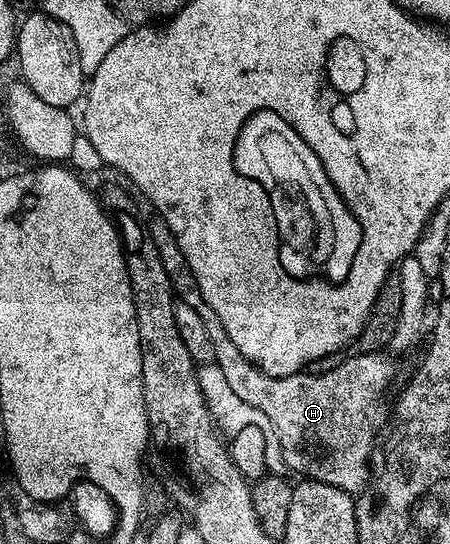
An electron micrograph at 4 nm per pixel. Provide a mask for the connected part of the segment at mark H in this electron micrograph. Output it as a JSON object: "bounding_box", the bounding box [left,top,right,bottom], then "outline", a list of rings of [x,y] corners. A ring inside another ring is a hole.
{"bounding_box":[148,218,393,494],"outline":[[[153,218],[148,221],[148,225],[151,238],[155,238],[159,258],[163,258],[167,278],[171,278],[174,297],[199,313],[199,319],[211,338],[212,363],[223,370],[231,390],[243,398],[247,406],[255,406],[255,410],[263,414],[265,424],[277,431],[275,444],[281,447],[281,456],[286,466],[306,480],[318,480],[350,494],[364,492],[369,483],[375,451],[373,411],[393,380],[392,362],[385,354],[372,352],[362,356],[346,355],[335,366],[335,370],[327,370],[323,374],[311,374],[308,370],[293,376],[263,374],[261,368],[239,354],[235,342],[231,342],[227,330],[223,330],[219,314],[215,314],[215,310],[203,302],[195,274],[191,274],[191,266],[187,266],[187,258],[183,250],[179,250],[179,242],[175,242],[167,222]]]}

